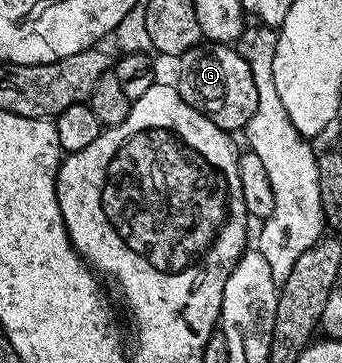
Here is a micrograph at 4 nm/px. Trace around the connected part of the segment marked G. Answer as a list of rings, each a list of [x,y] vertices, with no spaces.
[[[207,44],[207,49],[187,49],[180,58],[176,88],[178,93],[196,111],[211,117],[216,127],[227,131],[241,130],[256,111],[256,79],[252,79],[252,67],[239,55],[237,48],[229,44]]]

